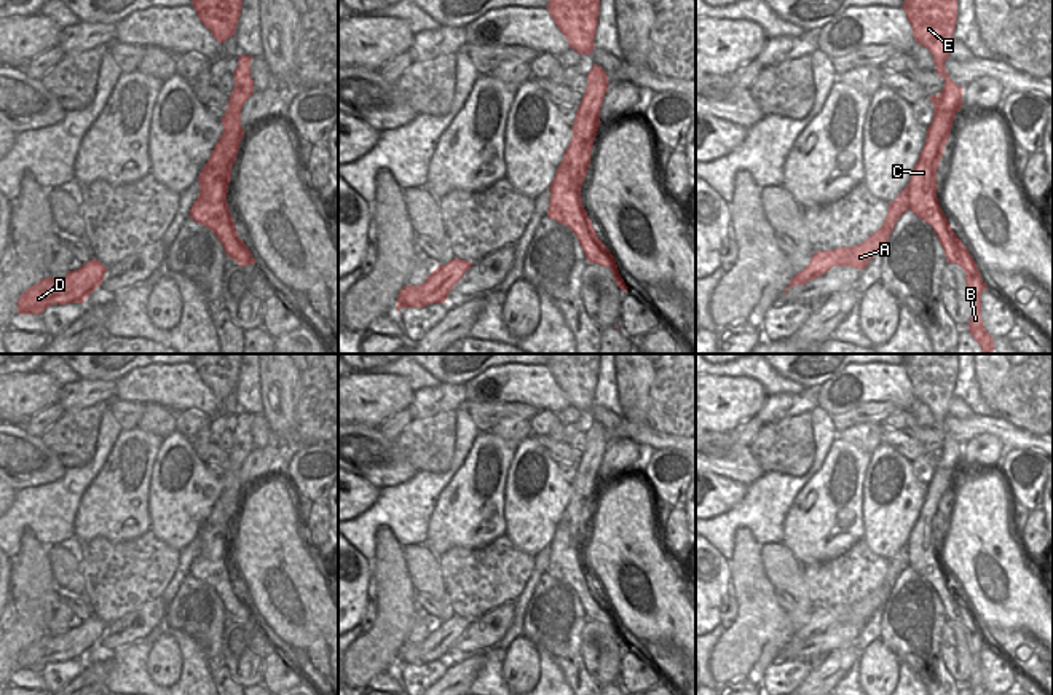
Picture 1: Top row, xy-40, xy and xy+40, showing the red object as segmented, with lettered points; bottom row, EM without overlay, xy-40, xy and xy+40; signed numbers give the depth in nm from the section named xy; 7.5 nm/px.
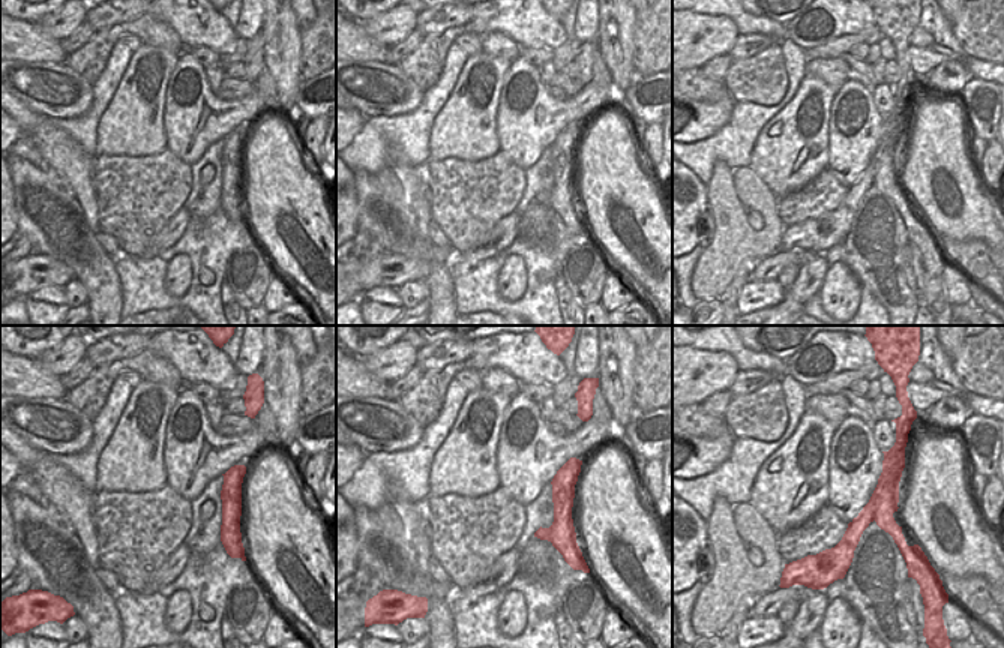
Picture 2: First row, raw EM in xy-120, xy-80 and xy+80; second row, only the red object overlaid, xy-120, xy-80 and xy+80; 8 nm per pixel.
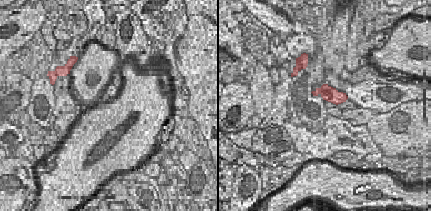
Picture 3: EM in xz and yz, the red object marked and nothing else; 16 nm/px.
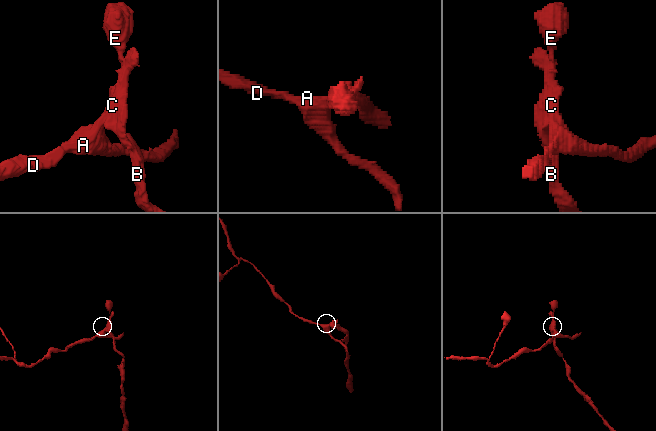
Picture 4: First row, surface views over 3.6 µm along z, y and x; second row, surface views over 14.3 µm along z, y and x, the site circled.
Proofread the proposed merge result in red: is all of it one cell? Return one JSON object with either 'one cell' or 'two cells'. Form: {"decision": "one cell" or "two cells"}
{"decision": "two cells"}

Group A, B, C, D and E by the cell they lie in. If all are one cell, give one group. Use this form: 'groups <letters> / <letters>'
groups A D / B C E

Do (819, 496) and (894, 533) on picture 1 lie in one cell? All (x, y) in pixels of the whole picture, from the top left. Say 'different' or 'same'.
different

